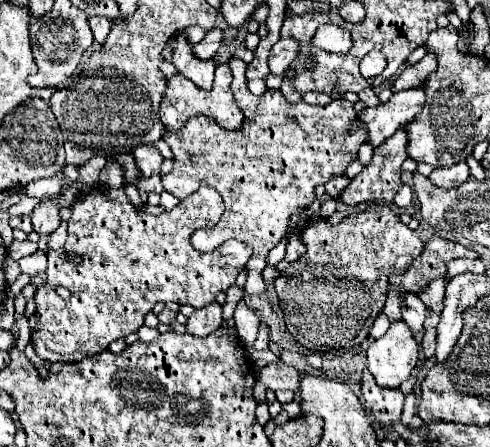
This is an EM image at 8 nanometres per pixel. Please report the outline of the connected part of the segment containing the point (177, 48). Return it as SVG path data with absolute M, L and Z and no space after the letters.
M175 34L163 48L165 60L171 60L175 68L195 82L199 88L211 88L215 62L213 60L199 60L193 52L193 44L187 40L185 34Z

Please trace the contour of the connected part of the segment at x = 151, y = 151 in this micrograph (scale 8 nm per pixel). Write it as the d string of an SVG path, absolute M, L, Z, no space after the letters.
M143 144L139 148L133 150L135 156L135 164L139 164L139 176L143 180L151 178L153 174L161 172L161 164L163 164L163 156L159 154L159 150L153 144Z

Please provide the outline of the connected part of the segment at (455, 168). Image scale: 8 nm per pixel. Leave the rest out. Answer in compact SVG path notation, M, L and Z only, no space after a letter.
M459 162L445 170L433 170L433 174L429 178L433 180L433 184L437 184L441 188L453 188L453 186L459 186L461 182L465 182L469 176L471 176L471 172L469 172L467 162Z

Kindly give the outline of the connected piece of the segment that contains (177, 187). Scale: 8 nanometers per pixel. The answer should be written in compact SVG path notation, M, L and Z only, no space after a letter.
M233 58L231 72L233 72L235 100L243 108L243 114L245 114L241 128L239 130L219 128L219 124L215 124L213 118L199 114L199 116L189 118L179 130L165 130L163 140L169 144L173 152L175 168L169 174L163 174L161 180L163 180L163 188L179 200L187 198L191 194L191 188L199 188L199 186L211 186L221 192L223 202L225 202L225 212L219 220L219 226L211 230L196 230L193 234L193 246L199 252L212 252L221 242L228 239L251 244L253 254L249 258L249 264L245 266L247 282L243 290L261 294L265 292L261 270L267 264L267 254L285 236L291 212L301 206L309 206L313 202L317 184L325 184L331 176L345 172L347 164L357 158L359 146L367 140L367 128L363 126L351 128L357 122L357 114L353 110L353 104L347 100L339 98L325 106L309 106L305 102L289 104L279 90L267 90L263 96L253 96L247 88L247 76L245 76L247 64L239 58Z

